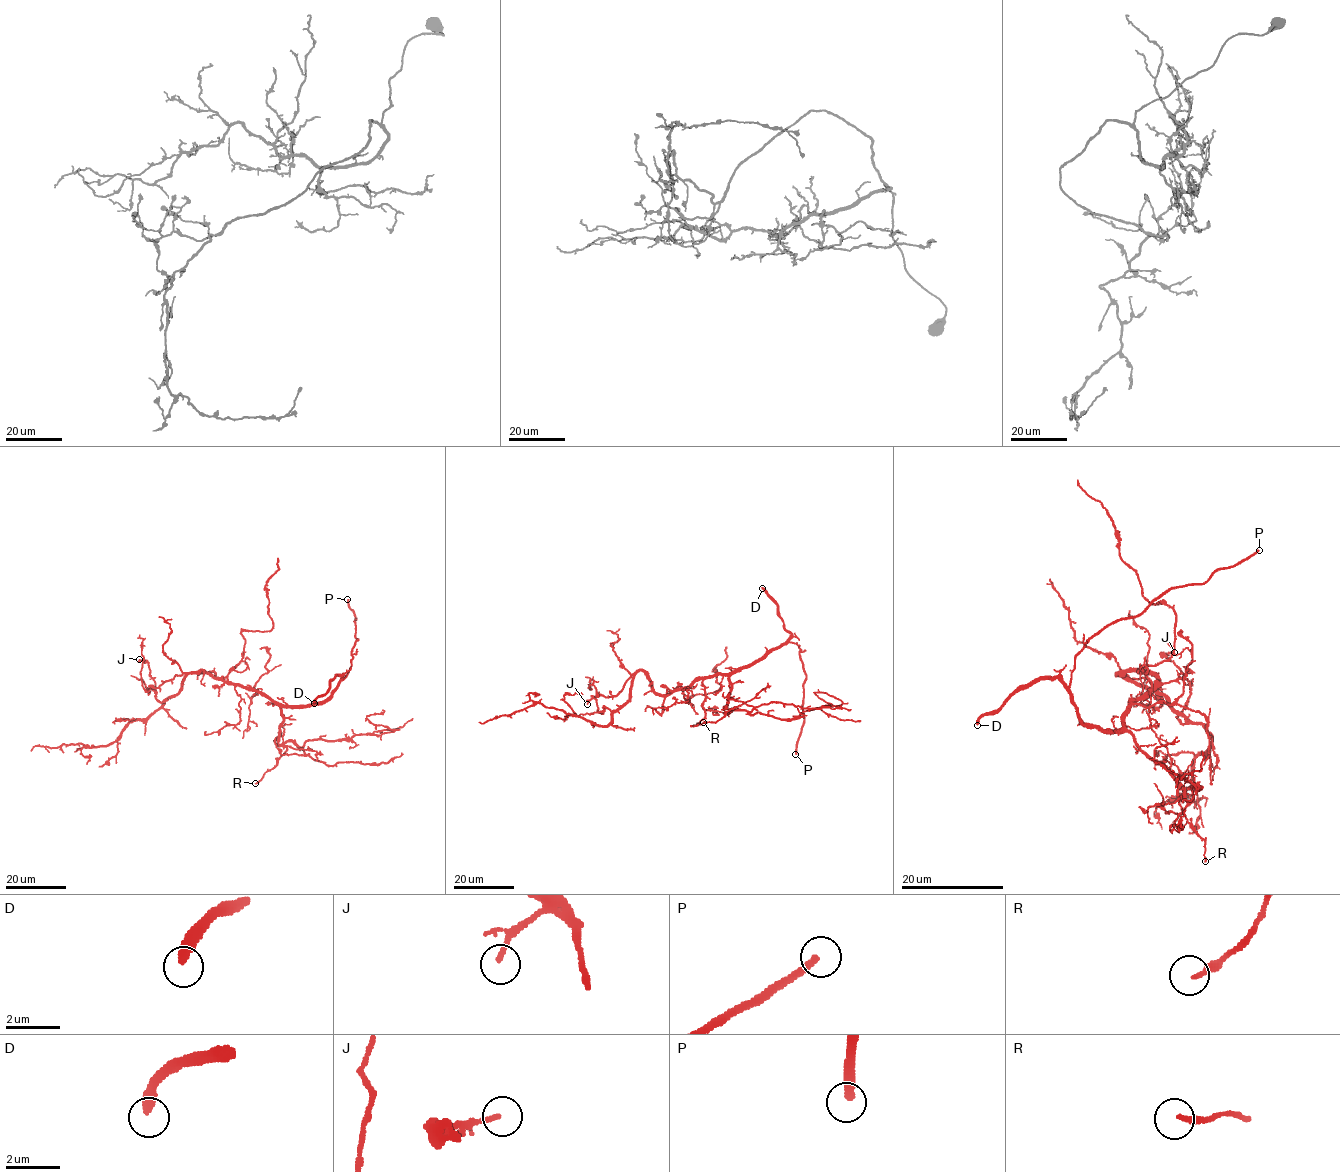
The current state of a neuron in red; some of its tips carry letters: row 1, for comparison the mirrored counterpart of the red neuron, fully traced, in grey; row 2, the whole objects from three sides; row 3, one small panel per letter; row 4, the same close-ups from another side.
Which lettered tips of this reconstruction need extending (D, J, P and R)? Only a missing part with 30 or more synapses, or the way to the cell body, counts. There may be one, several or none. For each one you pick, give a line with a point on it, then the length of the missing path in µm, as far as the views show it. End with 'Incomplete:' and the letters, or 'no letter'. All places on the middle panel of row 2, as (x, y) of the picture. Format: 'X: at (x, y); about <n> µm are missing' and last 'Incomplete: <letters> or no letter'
D: at (762, 588); about 200 µm are missing
Incomplete: D

